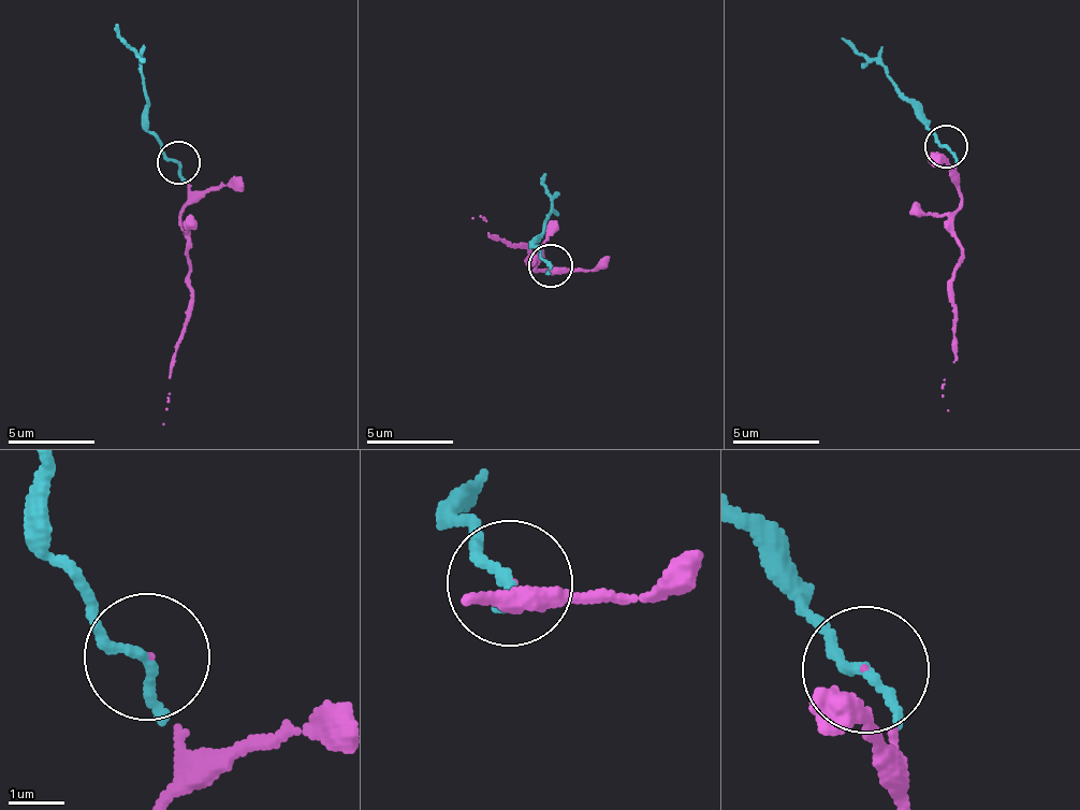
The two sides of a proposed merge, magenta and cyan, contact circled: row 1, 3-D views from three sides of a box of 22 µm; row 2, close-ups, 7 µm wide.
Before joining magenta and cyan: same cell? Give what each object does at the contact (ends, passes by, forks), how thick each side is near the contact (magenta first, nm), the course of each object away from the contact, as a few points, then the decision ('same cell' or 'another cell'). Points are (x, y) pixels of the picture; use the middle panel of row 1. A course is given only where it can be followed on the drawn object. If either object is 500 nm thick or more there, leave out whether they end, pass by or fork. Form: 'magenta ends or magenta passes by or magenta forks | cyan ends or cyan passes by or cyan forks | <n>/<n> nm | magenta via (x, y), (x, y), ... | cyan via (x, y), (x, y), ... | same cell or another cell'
magenta ends | cyan ends | 30/240 nm | magenta via (552, 264), (551, 273), (534, 272), (538, 260), (530, 262), (522, 245), (487, 236), (484, 218), (471, 219) | cyan via (552, 264), (540, 258), (535, 246), (552, 210), (552, 197), (542, 173) | another cell

